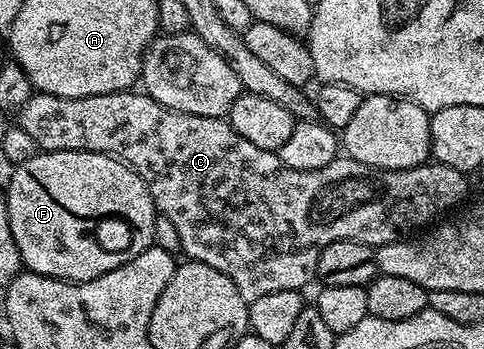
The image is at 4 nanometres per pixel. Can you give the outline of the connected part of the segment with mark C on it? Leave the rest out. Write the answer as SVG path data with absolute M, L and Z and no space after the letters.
M128 90L126 92L110 92L109 94L93 94L85 98L61 98L53 94L35 92L29 98L29 102L25 102L17 109L17 117L19 116L17 126L21 130L25 130L25 134L29 134L29 138L33 138L33 142L37 142L39 149L44 152L100 152L106 156L113 156L117 160L122 160L123 163L129 165L145 182L158 215L169 218L169 222L173 222L177 235L181 238L182 255L185 254L184 257L187 260L205 262L205 266L213 266L213 270L221 270L221 274L225 274L225 278L229 278L229 282L233 282L233 286L237 286L237 290L241 290L241 298L245 298L249 302L263 297L264 294L274 294L276 290L306 289L306 284L311 279L313 281L316 279L317 262L321 258L321 250L325 250L325 246L342 240L356 240L372 246L402 240L408 234L414 233L416 230L438 221L444 214L450 213L452 211L450 208L454 204L461 203L463 195L467 192L468 177L464 173L453 170L453 166L434 162L418 164L409 170L389 170L388 168L374 168L368 164L362 164L343 154L333 162L329 162L329 166L321 166L321 170L309 170L308 172L293 170L281 162L278 152L261 150L261 146L253 146L253 142L241 138L241 134L237 134L237 130L233 130L233 126L226 119L218 116L198 116L188 112L172 112L170 108L161 106L149 95L134 96L135 94L134 91Z

